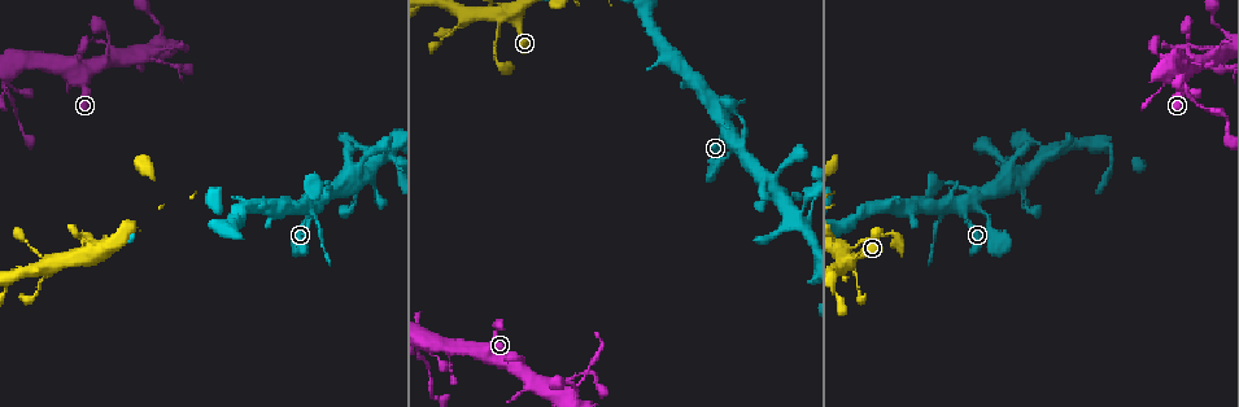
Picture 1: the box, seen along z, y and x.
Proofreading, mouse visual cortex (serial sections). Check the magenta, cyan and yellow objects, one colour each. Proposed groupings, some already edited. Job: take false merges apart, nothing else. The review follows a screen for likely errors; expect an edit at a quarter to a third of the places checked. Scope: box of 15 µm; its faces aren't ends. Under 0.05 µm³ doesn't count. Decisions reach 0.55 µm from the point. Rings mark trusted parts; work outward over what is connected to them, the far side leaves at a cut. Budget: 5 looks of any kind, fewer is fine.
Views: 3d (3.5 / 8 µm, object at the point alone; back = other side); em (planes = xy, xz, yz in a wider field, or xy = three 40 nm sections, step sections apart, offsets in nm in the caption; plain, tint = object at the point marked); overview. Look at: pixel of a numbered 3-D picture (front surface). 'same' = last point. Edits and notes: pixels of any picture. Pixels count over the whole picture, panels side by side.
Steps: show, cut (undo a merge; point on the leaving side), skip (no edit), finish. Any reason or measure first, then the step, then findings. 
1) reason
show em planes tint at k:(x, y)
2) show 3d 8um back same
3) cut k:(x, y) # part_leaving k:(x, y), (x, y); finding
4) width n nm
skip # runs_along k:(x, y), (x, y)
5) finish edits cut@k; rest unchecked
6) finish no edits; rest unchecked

sharp bend
show 3d 8um back at 1:(81, 249)

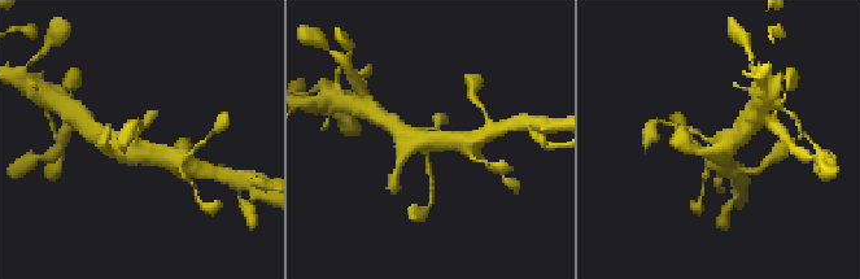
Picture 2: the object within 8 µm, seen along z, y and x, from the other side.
show em planes tint at 2:(709, 142)

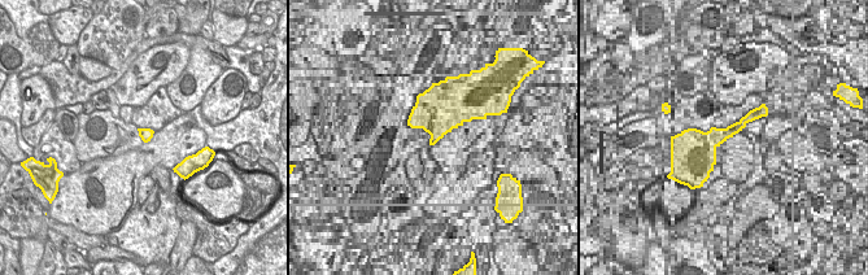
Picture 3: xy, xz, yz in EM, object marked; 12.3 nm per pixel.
arms 4; arm_widths 150, 150, 200, 500 nm
skip # runs_along 2:(405, 151), (426, 140), (431, 183); one cell here

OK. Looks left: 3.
abrupt turn
show 3d 3.5um at 1:(369, 176)

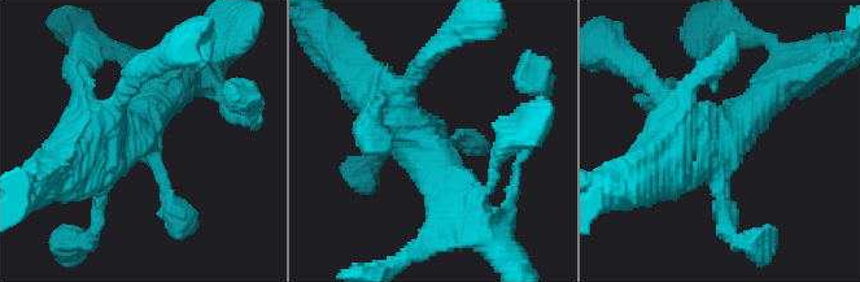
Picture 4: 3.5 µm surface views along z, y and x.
now the EM
show em xy step 3 tint at 4:(439, 145)

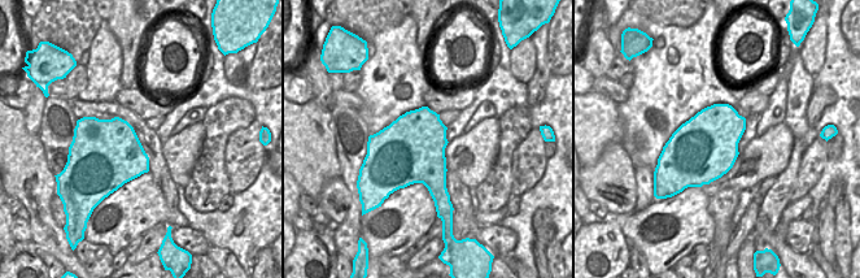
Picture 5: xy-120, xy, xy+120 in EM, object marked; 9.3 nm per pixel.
skip # runs_along 4:(97, 161), (134, 129), (182, 221); all the same cell

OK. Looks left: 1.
finish no edits; rest unchecked

